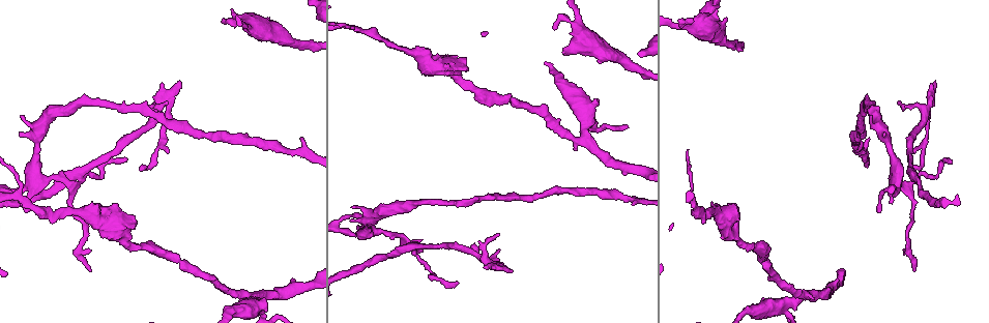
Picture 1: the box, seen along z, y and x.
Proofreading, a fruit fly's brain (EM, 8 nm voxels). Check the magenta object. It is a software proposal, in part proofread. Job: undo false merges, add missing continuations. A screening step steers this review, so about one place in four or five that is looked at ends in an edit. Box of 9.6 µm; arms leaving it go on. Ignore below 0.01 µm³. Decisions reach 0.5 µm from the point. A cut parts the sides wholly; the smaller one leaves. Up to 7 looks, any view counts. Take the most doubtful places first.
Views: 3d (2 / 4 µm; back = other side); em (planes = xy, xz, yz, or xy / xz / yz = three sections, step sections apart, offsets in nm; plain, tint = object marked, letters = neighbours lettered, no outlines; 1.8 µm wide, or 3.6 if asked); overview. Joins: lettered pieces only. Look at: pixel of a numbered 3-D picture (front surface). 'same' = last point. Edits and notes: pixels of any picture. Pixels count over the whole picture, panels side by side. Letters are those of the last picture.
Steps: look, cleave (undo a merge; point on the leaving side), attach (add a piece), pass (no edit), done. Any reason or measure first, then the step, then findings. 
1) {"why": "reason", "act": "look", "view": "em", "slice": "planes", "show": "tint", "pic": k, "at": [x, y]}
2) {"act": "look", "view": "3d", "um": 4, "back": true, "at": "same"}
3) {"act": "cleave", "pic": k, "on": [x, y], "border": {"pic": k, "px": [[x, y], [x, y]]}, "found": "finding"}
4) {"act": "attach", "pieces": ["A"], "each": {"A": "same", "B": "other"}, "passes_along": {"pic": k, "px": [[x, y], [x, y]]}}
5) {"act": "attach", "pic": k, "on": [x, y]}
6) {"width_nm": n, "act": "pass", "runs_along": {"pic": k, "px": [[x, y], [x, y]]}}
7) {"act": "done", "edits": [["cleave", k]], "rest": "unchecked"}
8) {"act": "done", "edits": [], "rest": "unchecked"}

{"why": "an open end", "act": "look", "view": "3d", "um": 4, "pic": 1, "at": [224, 20]}

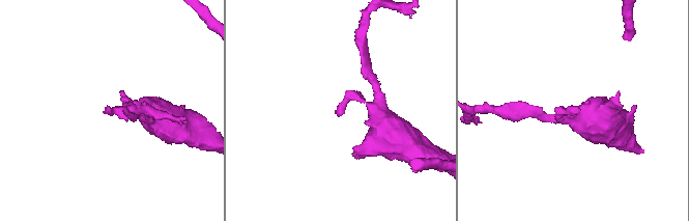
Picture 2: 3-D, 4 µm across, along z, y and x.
{"why": "shape alone is not enough", "act": "look", "view": "em", "slice": "planes", "show": "letters", "pic": 2, "at": [574, 114]}

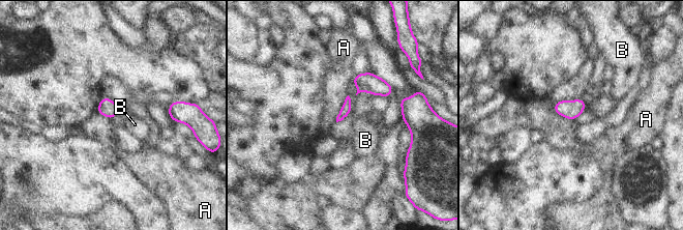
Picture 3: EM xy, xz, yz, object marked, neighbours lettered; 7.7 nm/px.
{"longest_contact_nm": ["A", 200], "act": "pass", "each": {"A": "other", "B": "other"}, "border": {"pic": 3, "px": [[554, 104], [557, 113], [573, 120]]}, "found": "none of them fits"}

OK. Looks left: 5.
{"act": "look", "view": "em", "slice": "planes", "show": "letters", "pic": 1, "at": [19, 198]}

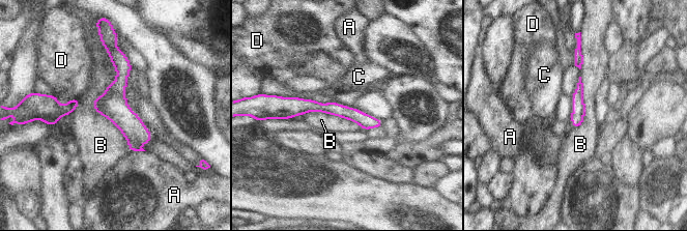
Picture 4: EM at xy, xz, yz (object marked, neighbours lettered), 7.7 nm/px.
{"width_nm": 100, "longest_contact_nm": ["B", 480], "act": "pass", "each": {"A": "other", "B": "other", "C": "other", "D": "other"}, "found": "one neuron here"}

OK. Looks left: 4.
{"why": "three arms meet", "act": "look", "view": "3d", "um": 4, "pic": 1, "at": [170, 109]}

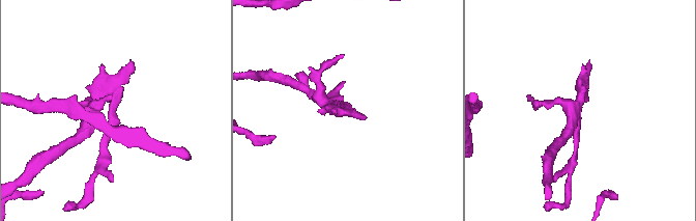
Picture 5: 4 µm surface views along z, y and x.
{"arms": 3, "arm_widths_nm": [160, 190, 220], "act": "look", "view": "em", "slice": "yz", "step": 16, "show": "tint", "pic": 5, "at": [115, 109]}

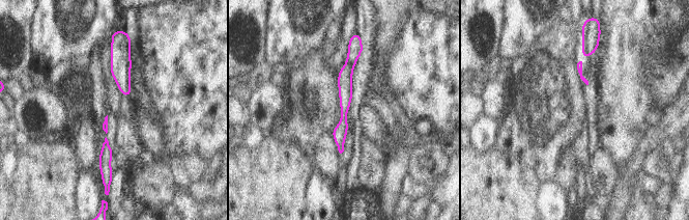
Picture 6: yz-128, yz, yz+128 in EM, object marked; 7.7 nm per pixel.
{"why": "another direction", "act": "look", "view": "em", "slice": "planes", "show": "letters", "at": "same"}

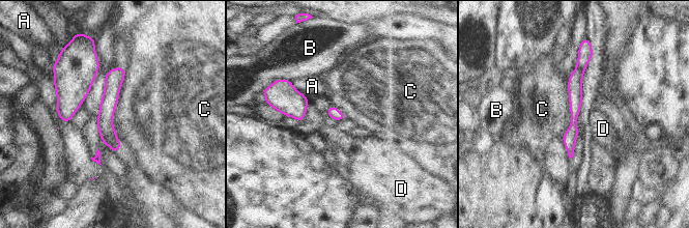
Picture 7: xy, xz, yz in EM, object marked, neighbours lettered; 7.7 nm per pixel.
{"act": "cleave", "pic": 7, "on": [575, 79], "each": {"A": "other", "B": "other", "C": "other", "D": "other"}, "part_leaving": {"pic": 7, "px": [[577, 70], [571, 153]]}, "found": "a second neuron is stuck on"}

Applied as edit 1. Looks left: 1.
{"act": "done", "edits": [["cleave", 7]], "rest": "unchecked"}

